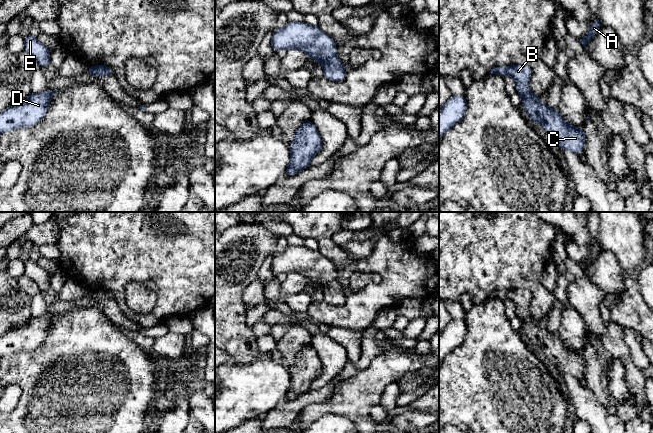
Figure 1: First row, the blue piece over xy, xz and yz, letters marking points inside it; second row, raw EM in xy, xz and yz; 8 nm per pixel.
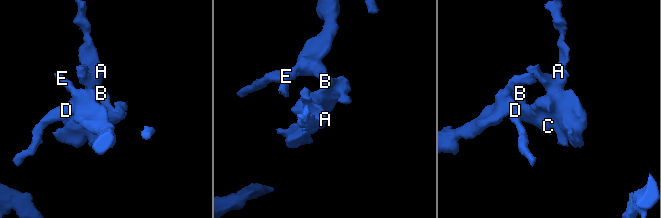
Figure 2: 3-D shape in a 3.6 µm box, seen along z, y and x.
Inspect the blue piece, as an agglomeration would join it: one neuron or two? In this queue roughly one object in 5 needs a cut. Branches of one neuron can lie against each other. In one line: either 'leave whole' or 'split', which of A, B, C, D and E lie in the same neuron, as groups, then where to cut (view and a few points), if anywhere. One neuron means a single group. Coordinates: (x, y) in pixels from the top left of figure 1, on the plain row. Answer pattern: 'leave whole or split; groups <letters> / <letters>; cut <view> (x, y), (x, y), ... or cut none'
split; groups A B C / D E; cut xz (335, 279), (322, 286)

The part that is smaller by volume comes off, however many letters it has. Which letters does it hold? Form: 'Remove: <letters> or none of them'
Remove: A, B, C

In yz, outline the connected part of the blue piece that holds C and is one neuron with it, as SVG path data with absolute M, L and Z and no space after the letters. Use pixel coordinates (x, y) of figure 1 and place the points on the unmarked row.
M528 289L508 291L508 298L516 306L516 315L522 320L522 330L537 347L540 347L551 362L559 367L562 373L583 377L585 368L584 352L578 353L566 346L558 334L549 332L533 319L529 312L532 293Z

